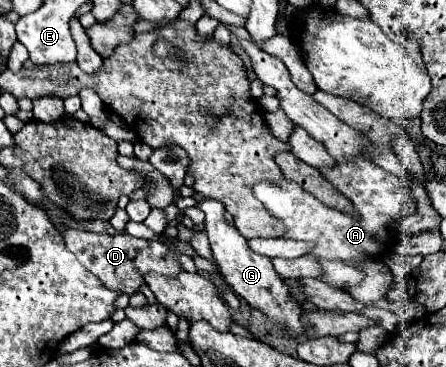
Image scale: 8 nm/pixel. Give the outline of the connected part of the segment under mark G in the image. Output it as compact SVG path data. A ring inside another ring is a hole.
M202 199L202 201L198 201L196 207L206 213L206 235L208 235L214 259L218 261L220 271L222 271L226 283L232 287L232 291L236 295L244 297L252 307L264 311L272 321L282 323L292 333L292 337L302 337L304 335L304 327L300 323L302 309L294 299L290 299L288 287L284 285L280 275L276 275L272 261L264 255L254 253L248 247L248 239L244 239L238 233L238 229L228 223L224 203L220 203L216 199Z

